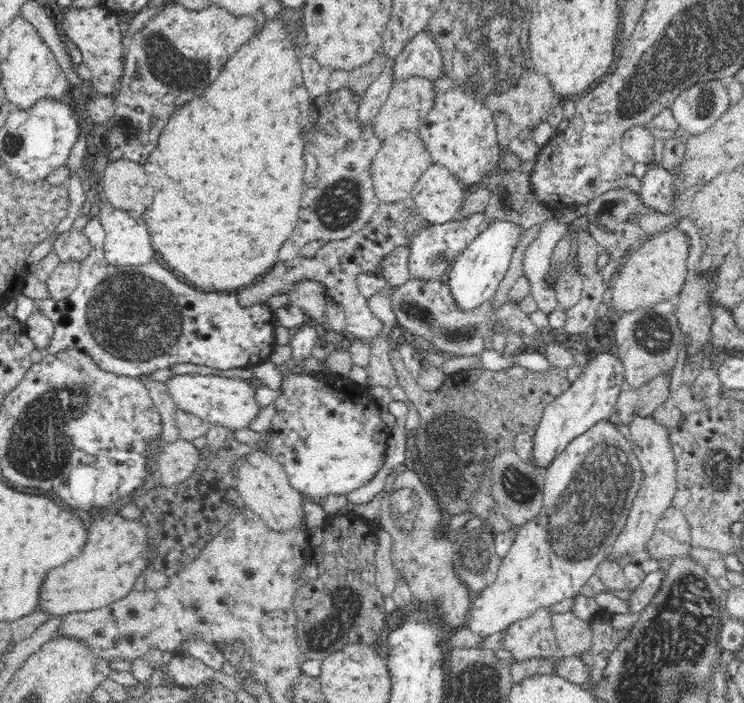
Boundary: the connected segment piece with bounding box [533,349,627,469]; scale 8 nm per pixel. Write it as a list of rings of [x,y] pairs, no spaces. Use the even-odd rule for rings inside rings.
[[[611,349],[590,357],[578,379],[569,390],[560,394],[543,408],[543,415],[534,438],[534,458],[538,468],[545,469],[572,440],[586,434],[600,421],[605,421],[614,412],[620,394],[626,389],[625,368],[615,350]]]

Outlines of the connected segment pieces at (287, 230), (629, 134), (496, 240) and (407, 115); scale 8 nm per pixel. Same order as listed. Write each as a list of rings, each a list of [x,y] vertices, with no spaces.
[[[280,15],[273,20],[268,20],[266,28],[258,31],[248,44],[244,44],[232,56],[232,60],[222,68],[216,82],[210,84],[210,88],[206,88],[199,97],[188,101],[170,117],[166,128],[160,133],[157,147],[150,153],[149,161],[143,165],[150,184],[154,186],[152,212],[144,216],[154,250],[160,254],[160,258],[166,262],[166,266],[172,273],[197,290],[235,293],[236,290],[260,280],[278,262],[278,251],[299,220],[302,180],[304,180],[304,160],[302,160],[304,142],[300,136],[300,122],[302,122],[302,114],[304,114],[304,120],[307,120],[306,112],[309,112],[313,98],[304,87],[298,62],[300,54],[294,51],[292,43],[288,41],[286,24],[287,22],[284,22]]]
[[[645,126],[629,128],[622,137],[621,147],[628,158],[648,167],[654,161],[654,135]]]
[[[494,221],[486,224],[484,230],[454,258],[443,280],[448,283],[456,309],[468,312],[491,300],[506,276],[518,238],[521,238],[518,225],[510,221]]]
[[[408,77],[394,83],[384,106],[372,120],[372,128],[384,128],[392,134],[394,128],[400,128],[400,126],[412,128],[414,124],[420,124],[434,106],[434,91],[432,91],[432,88],[432,79],[424,77]]]

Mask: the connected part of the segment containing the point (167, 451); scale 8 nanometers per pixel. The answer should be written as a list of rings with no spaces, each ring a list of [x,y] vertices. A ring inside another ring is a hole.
[[[182,439],[168,443],[156,464],[158,485],[168,488],[180,482],[186,483],[193,476],[195,466],[200,462],[199,457],[203,454],[191,442]]]

